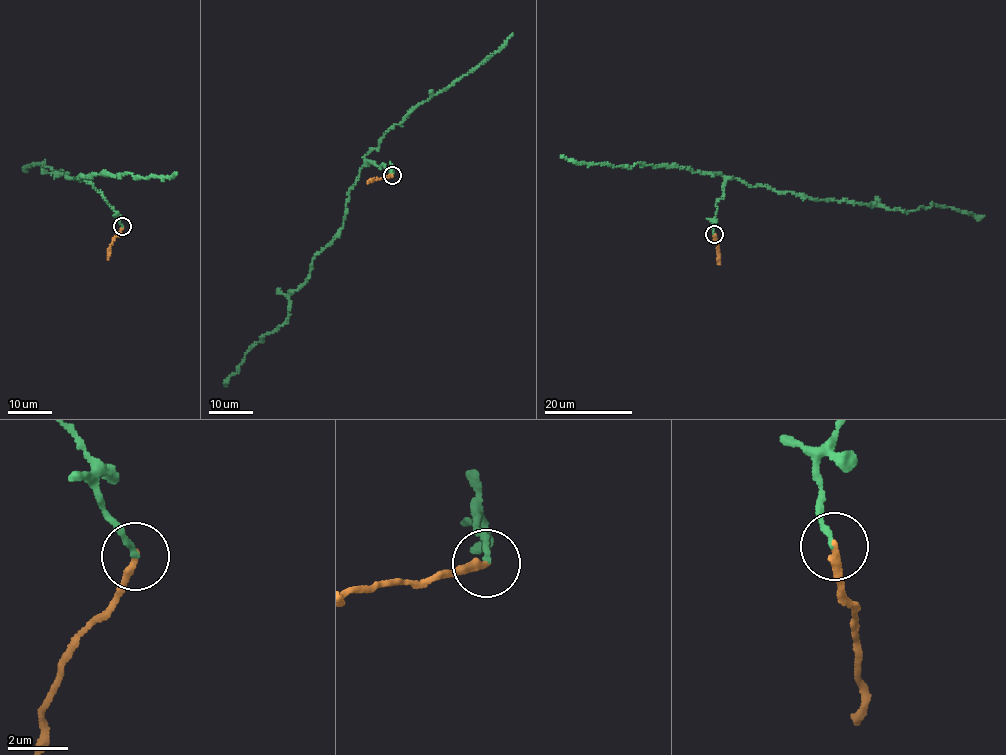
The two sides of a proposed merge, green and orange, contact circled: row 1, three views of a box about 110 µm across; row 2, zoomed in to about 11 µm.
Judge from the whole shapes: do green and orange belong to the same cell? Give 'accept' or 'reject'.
accept

